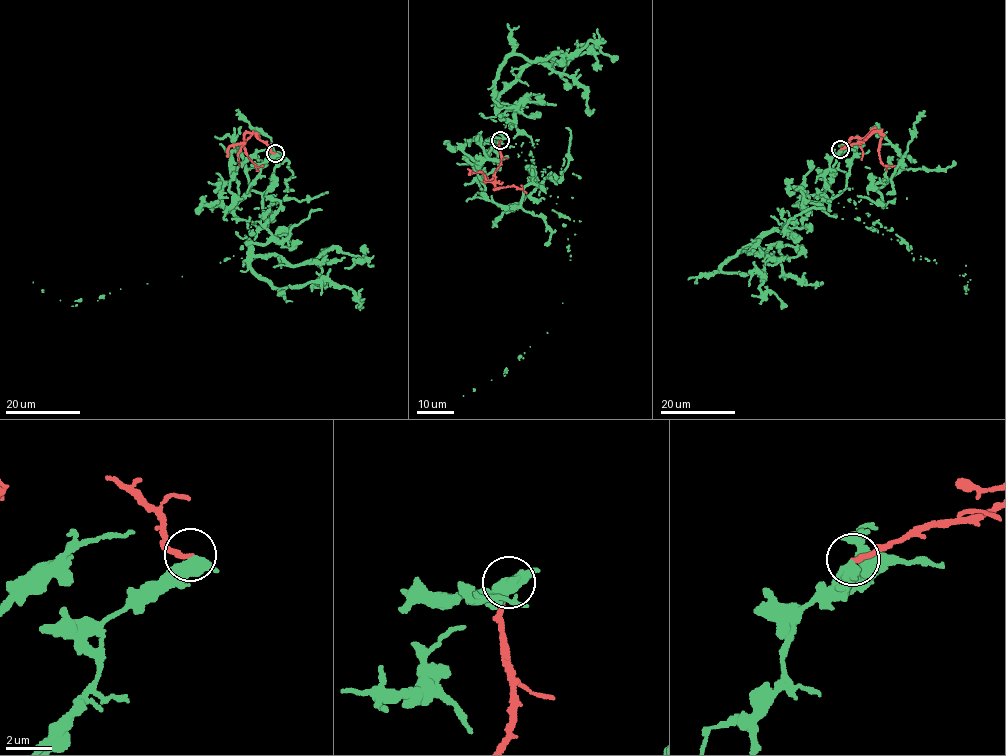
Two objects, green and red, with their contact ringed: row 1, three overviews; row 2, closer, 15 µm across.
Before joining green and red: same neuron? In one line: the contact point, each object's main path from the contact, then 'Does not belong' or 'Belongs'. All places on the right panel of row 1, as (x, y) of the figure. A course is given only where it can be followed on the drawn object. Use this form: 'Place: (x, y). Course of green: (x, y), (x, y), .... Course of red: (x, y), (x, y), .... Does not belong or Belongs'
Place: (840, 149). Course of green: (840, 150), (825, 175), (835, 215), (895, 234), (908, 250), (970, 280), (967, 294), (965, 265). Course of red: (840, 149), (861, 142), (879, 131), (882, 163), (895, 165). Does not belong

